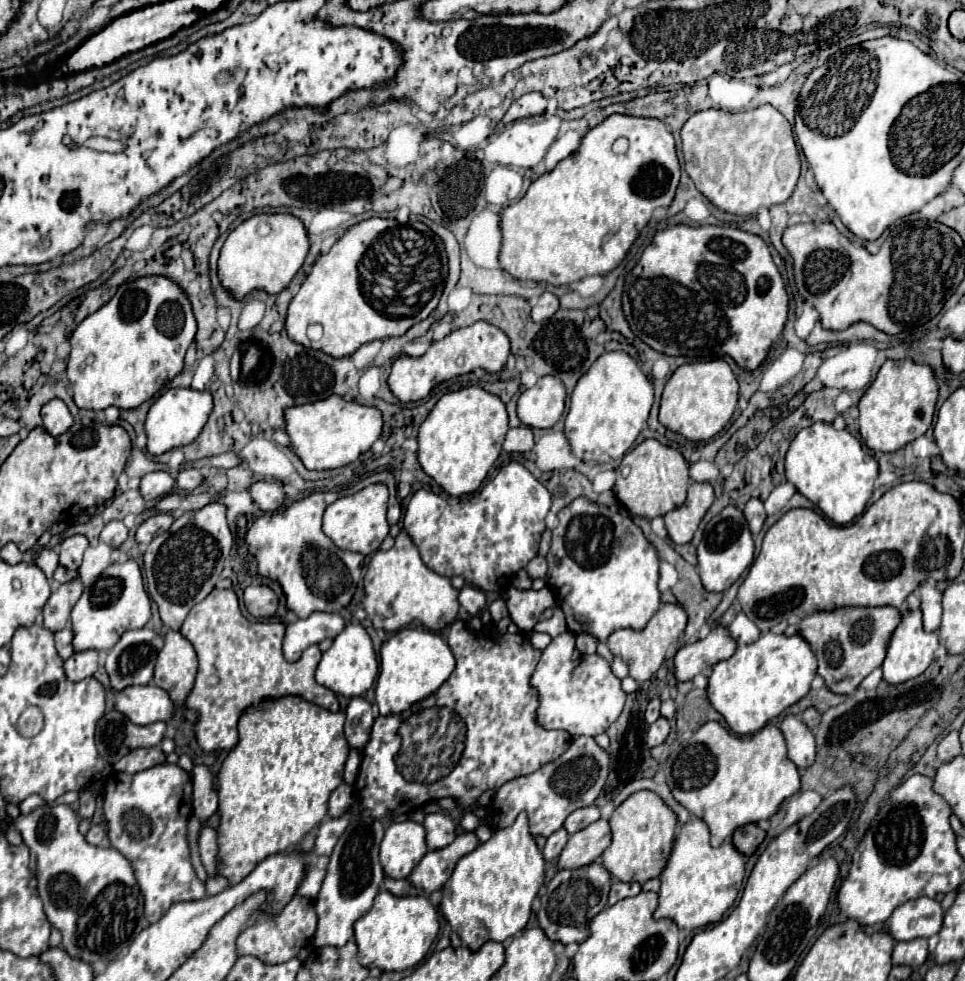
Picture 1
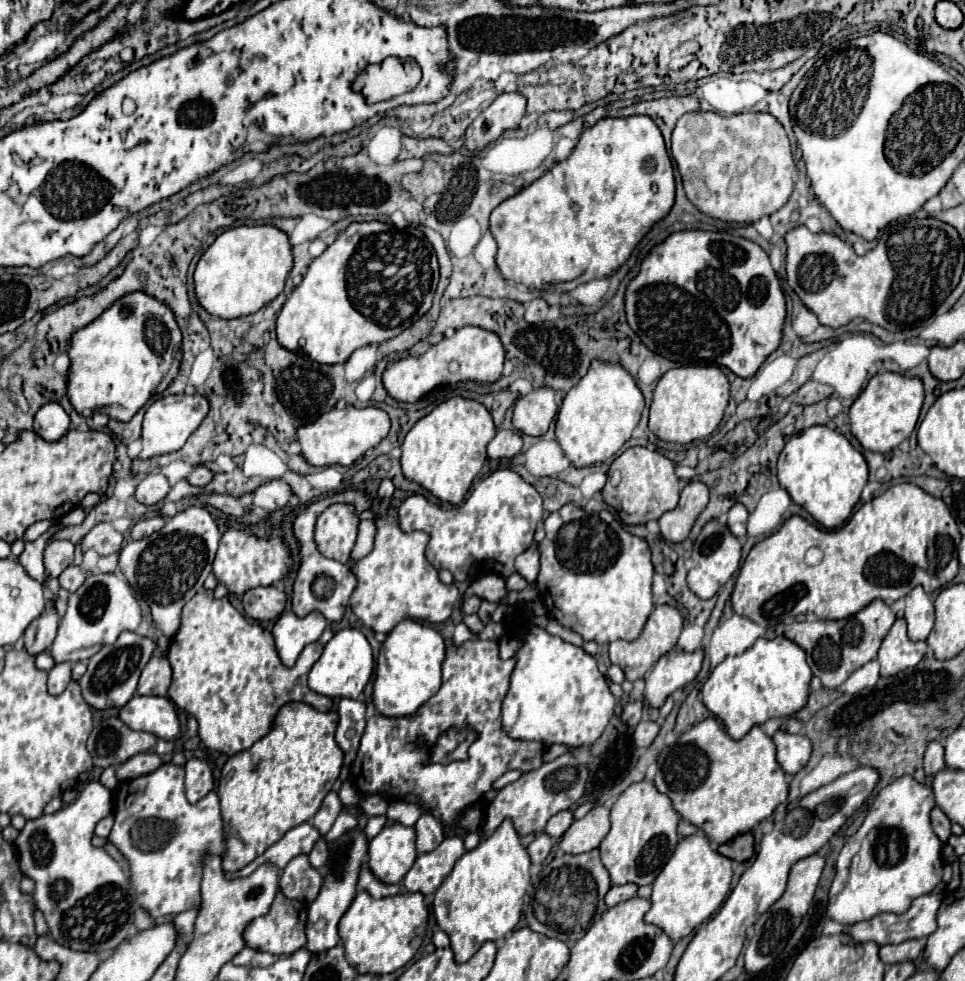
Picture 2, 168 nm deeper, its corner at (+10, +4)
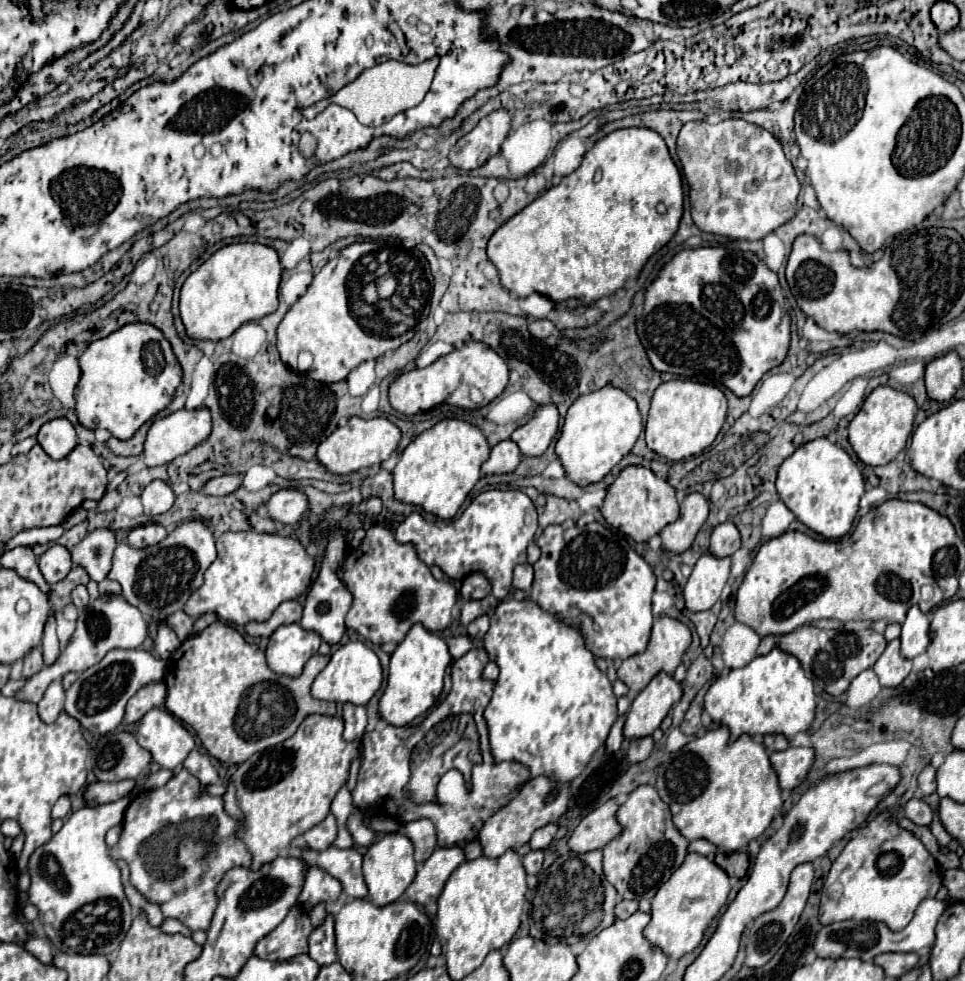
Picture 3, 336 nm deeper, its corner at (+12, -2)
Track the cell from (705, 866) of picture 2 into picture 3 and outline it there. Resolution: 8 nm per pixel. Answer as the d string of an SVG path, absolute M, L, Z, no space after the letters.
M687 854L681 868L657 890L651 902L651 922L643 932L645 938L653 946L661 948L667 954L667 958L679 960L681 956L693 952L701 944L709 924L727 902L729 890L729 876L715 862L701 854Z

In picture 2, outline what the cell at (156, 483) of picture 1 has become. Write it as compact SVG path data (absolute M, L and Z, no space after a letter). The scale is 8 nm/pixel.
M149 474L145 478L139 480L137 488L135 488L135 498L141 504L157 504L159 500L163 500L169 492L169 482L163 474Z

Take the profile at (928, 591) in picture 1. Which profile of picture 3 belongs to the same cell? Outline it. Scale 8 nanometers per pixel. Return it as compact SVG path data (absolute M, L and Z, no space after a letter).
M911 606L901 626L901 654L905 658L915 658L925 652L929 642L929 616L923 614L919 606Z

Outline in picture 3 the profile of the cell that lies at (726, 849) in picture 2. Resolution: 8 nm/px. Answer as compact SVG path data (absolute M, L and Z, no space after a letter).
M719 852L715 856L715 864L725 870L729 876L735 876L735 878L743 878L747 874L747 868L749 868L749 858L745 852L733 852L733 854L725 854L725 852Z

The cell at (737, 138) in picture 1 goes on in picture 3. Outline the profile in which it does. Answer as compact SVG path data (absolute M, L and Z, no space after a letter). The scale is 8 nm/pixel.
M729 118L731 122L711 124L707 120L687 122L677 138L677 154L689 184L691 216L699 230L735 240L763 240L767 234L789 222L797 214L799 180L779 140L767 130Z

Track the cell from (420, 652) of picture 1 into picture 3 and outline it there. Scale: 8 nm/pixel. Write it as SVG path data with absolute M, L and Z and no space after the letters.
M415 624L409 630L407 638L391 654L387 688L379 700L381 718L387 720L391 726L405 726L413 718L425 714L443 690L445 670L447 670L449 662L451 662L451 654L447 650L445 640L441 636L425 630L421 624Z

